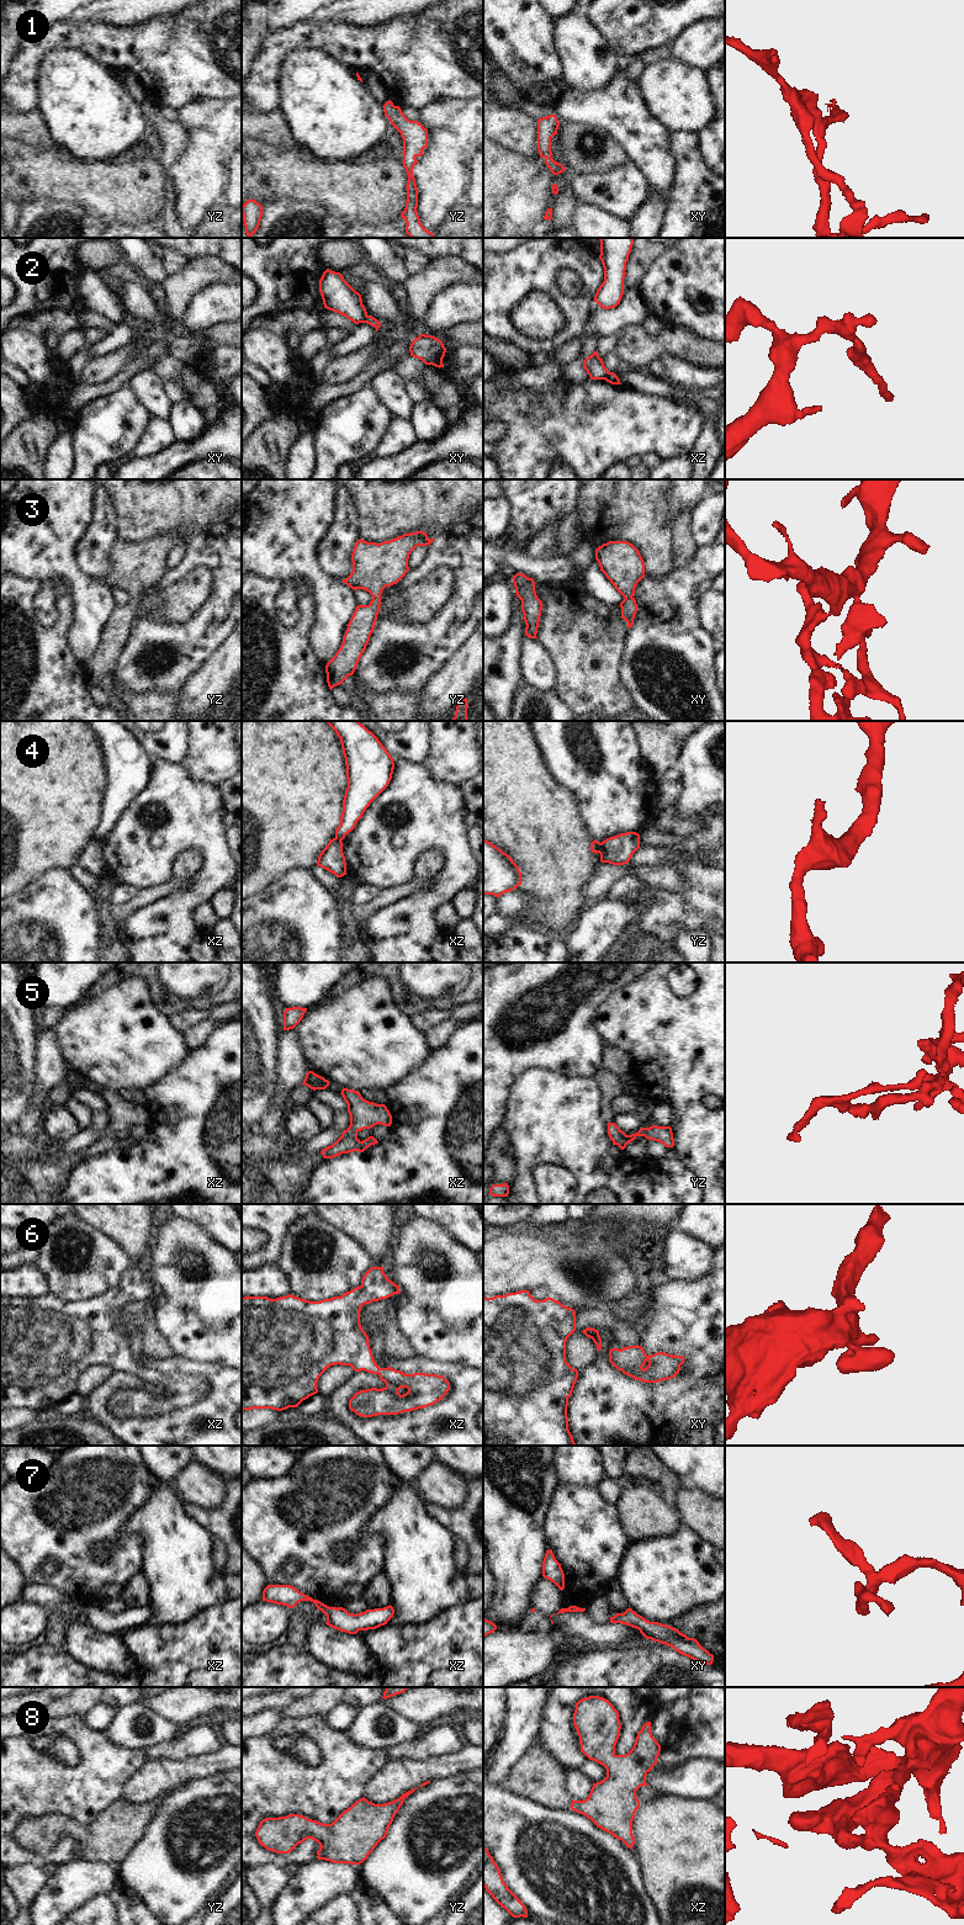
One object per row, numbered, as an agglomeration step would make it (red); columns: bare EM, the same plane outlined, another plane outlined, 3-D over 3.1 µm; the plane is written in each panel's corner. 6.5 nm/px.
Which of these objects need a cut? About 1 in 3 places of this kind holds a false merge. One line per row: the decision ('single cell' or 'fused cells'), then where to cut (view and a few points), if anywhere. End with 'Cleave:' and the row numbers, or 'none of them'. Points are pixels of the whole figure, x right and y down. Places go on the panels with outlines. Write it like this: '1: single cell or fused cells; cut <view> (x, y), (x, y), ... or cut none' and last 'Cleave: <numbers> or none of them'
1: single cell; cut none
2: fused cells; cut xy (367, 316), (364, 322)
3: single cell; cut none
4: fused cells; cut yz (602, 843), (599, 853)
5: single cell; cut none
6: single cell; cut none
7: fused cells; cut xz (328, 1606), (323, 1612)
8: single cell; cut none
Cleave: 2, 4, 7

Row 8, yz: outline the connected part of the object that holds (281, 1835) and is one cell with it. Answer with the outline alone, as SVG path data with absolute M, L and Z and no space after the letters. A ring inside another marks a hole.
M418 1788L385 1804L375 1804L364 1797L332 1824L323 1824L300 1814L265 1818L260 1821L255 1836L261 1846L276 1854L288 1854L298 1844L312 1839L321 1846L317 1851L318 1860L360 1865L386 1838L404 1799Z

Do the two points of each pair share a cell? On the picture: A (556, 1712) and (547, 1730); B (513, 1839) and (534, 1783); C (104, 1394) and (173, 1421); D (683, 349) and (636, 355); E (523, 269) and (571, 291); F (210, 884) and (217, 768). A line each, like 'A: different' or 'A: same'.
A: same
B: different
C: same
D: same
E: different
F: different

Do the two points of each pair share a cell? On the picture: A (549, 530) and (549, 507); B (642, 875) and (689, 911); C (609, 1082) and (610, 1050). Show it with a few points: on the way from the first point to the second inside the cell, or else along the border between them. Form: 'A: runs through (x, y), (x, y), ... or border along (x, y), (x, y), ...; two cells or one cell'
A: border along (562, 518), (546, 524), (526, 542); two cells
B: border along (635, 876), (668, 891), (679, 891), (686, 885); two cells
C: border along (603, 1067), (623, 1077), (631, 1078); two cells

